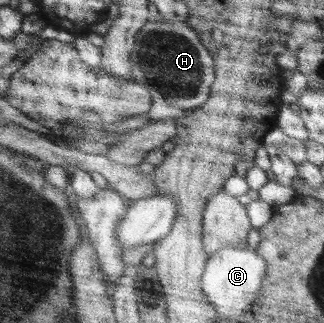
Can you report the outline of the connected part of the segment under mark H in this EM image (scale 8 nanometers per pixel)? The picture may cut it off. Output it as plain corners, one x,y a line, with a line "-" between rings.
151,19
136,35
130,60
132,60
133,79
144,84
150,92
151,106
147,111
147,116
151,119
151,123
167,117
174,120
177,117
184,117
193,109
202,106
209,98
212,81
215,80
213,58
209,49
198,38
196,31
192,30
185,22
160,23
160,21

